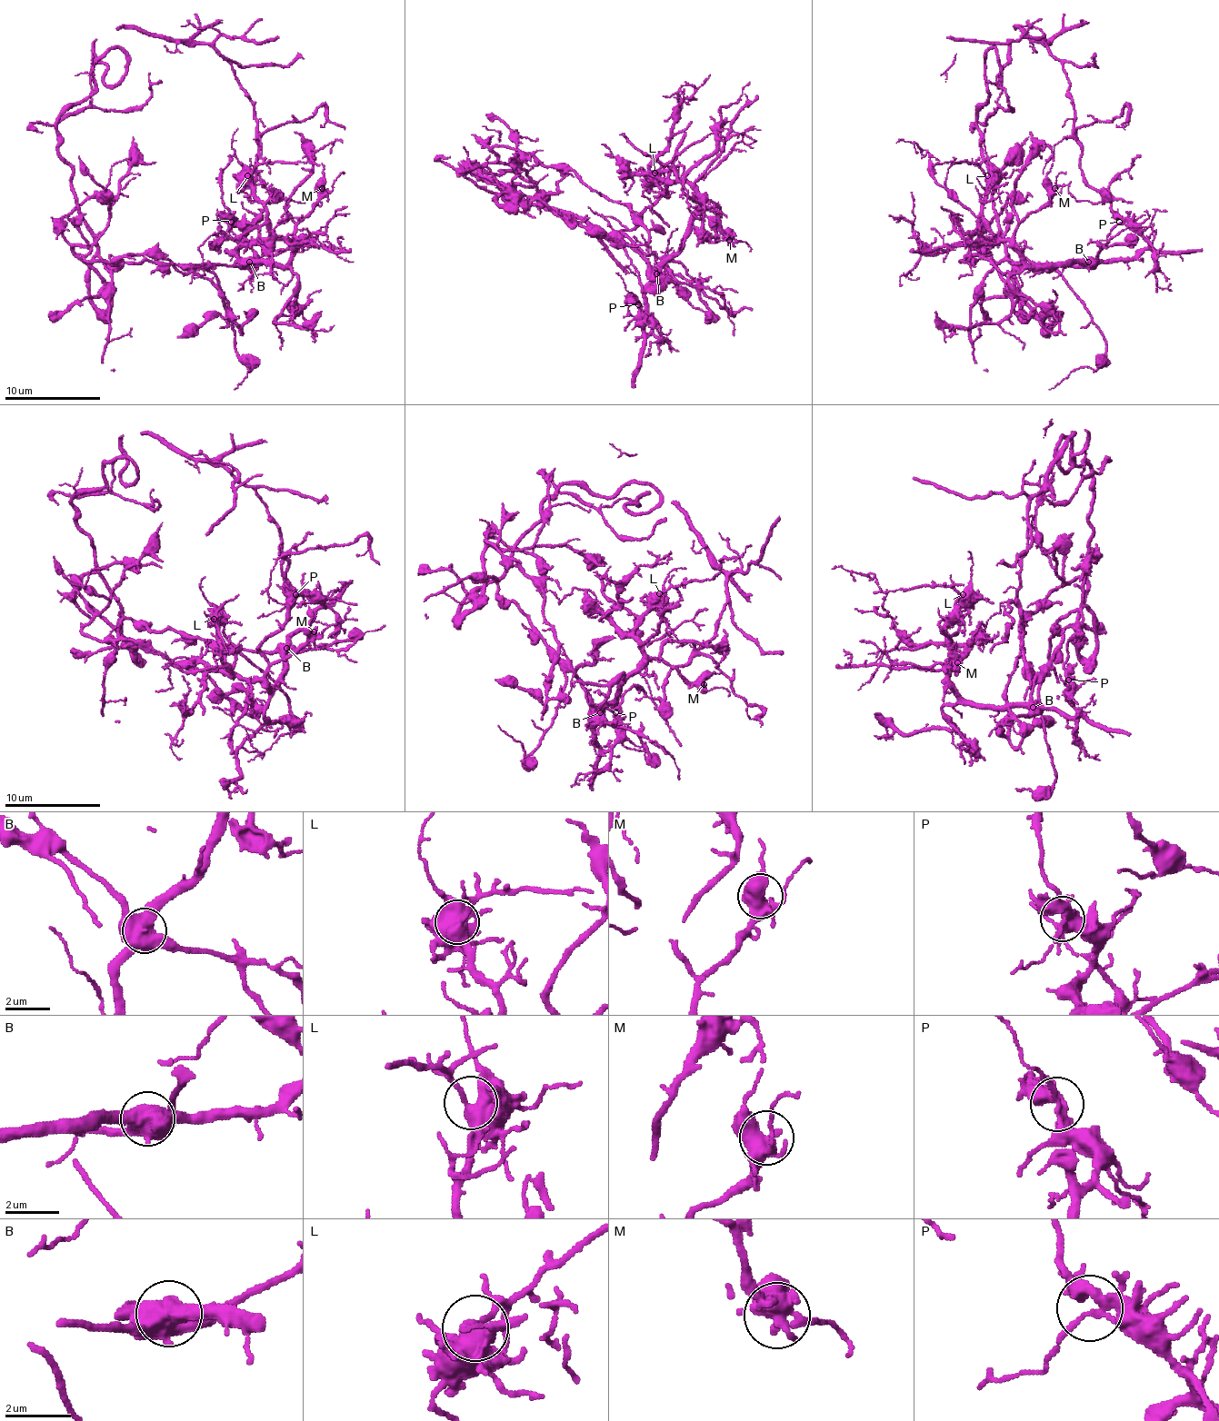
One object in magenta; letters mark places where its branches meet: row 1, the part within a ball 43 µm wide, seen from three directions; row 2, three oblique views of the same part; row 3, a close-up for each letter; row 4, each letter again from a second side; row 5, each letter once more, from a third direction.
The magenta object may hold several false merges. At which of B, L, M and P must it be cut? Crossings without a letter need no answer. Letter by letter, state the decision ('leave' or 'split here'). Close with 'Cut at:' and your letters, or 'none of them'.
B: split here
L: leave
M: leave
P: leave
Cut at: B

